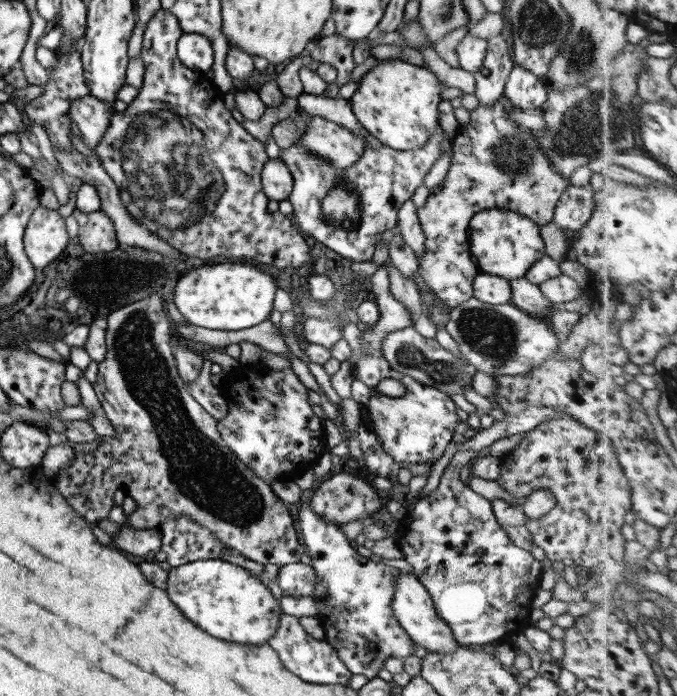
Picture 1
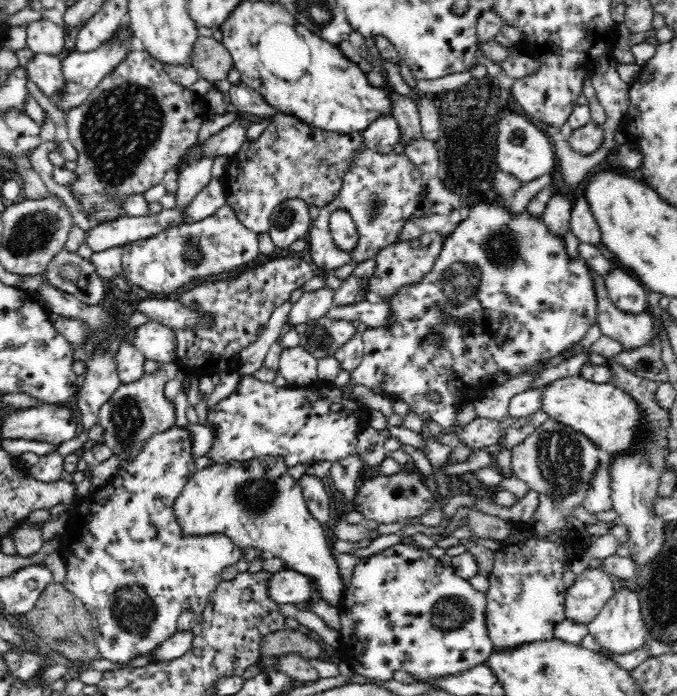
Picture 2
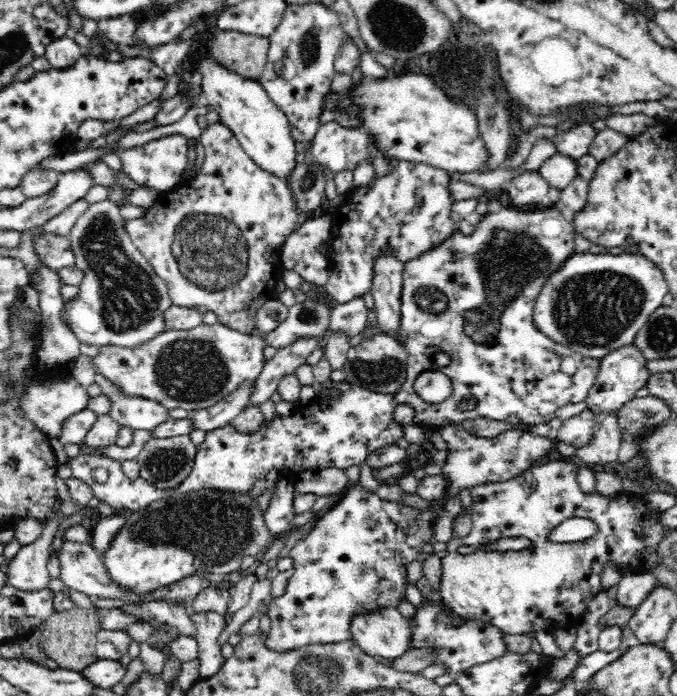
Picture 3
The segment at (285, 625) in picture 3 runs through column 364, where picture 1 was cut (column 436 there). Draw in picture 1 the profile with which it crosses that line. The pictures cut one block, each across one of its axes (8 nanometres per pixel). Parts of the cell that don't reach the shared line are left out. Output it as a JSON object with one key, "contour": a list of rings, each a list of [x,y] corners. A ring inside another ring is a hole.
{"contour":[[[450,467],[446,469],[441,477],[440,484],[430,495],[422,496],[414,505],[411,511],[398,521],[397,531],[393,535],[398,542],[403,557],[413,566],[415,577],[426,587],[430,593],[433,605],[435,606],[438,616],[446,621],[446,624],[452,629],[456,642],[462,647],[488,647],[494,641],[502,641],[506,634],[519,633],[524,631],[530,623],[530,613],[533,609],[531,605],[535,591],[540,588],[539,581],[544,571],[542,562],[534,559],[529,550],[524,550],[516,546],[508,536],[508,533],[502,528],[501,524],[495,517],[493,506],[490,500],[484,498],[481,494],[474,492],[468,485],[460,481],[460,468]]]}

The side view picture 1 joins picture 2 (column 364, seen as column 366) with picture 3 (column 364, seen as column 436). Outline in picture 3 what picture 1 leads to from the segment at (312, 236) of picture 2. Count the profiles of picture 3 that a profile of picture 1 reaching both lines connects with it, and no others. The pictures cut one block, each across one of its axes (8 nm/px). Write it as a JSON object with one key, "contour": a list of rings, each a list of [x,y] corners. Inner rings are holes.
{"contour":[[[334,120],[325,125],[320,125],[315,138],[312,140],[311,153],[316,162],[324,165],[334,174],[344,170],[354,171],[360,162],[366,160],[370,154],[368,140],[368,134],[364,130],[344,128],[339,125],[338,120]]]}

